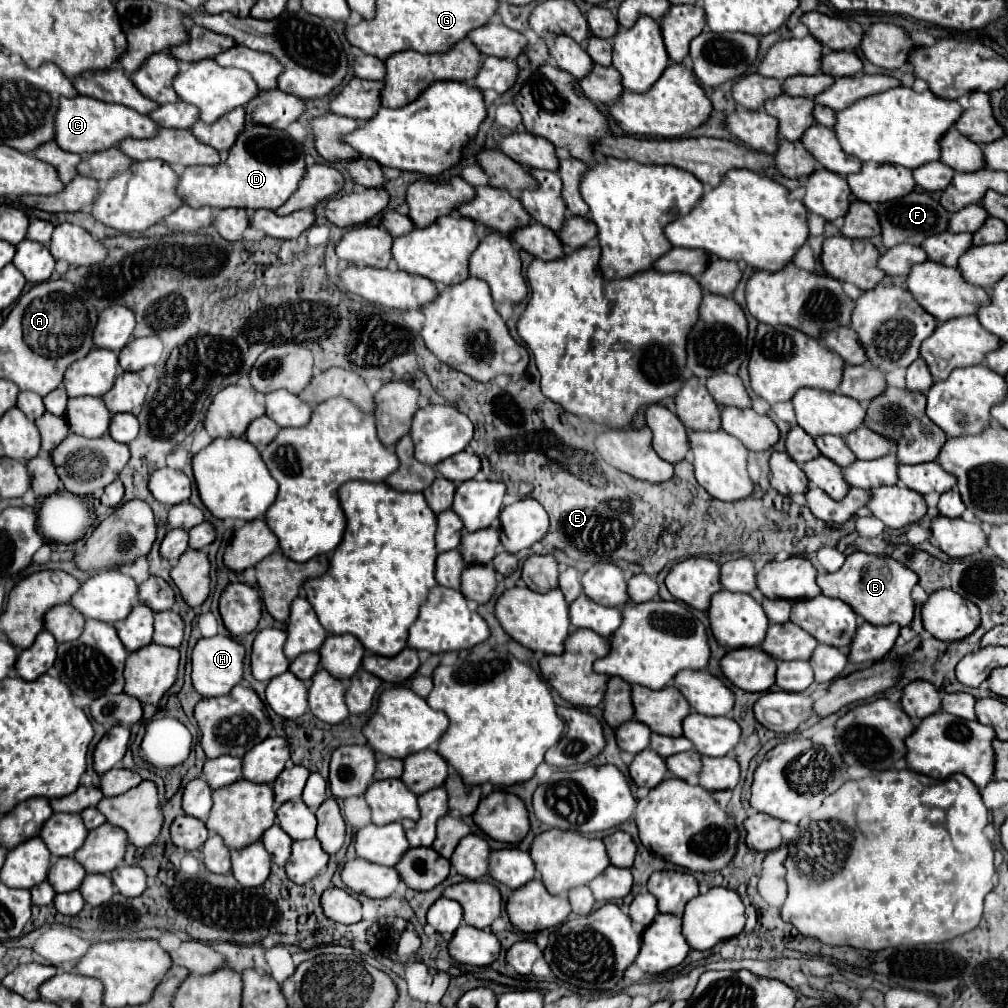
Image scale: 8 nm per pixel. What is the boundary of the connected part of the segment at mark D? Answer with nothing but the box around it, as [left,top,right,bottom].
[177,124,305,210]

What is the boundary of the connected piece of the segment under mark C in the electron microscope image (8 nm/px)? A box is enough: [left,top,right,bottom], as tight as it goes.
[53,96,159,154]

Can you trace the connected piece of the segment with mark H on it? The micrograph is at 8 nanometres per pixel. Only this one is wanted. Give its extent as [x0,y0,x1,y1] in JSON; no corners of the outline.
[191,636,245,698]

